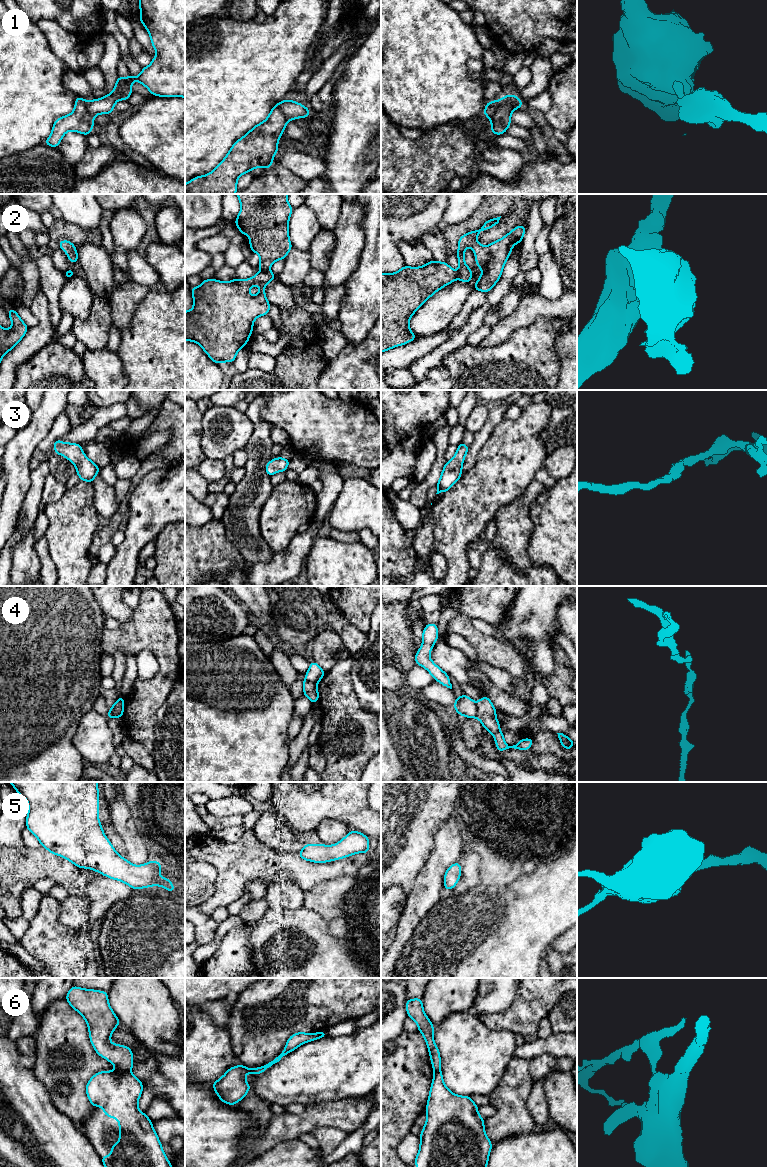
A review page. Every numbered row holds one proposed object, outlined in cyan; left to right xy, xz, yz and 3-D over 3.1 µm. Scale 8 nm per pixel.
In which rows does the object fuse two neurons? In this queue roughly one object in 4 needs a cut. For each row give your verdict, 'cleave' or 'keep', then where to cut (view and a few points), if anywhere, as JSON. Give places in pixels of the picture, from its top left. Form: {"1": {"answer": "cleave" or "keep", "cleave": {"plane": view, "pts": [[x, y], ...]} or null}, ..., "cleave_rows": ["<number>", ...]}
{"1": {"answer": "cleave", "cleave": {"plane": "yz", "pts": [[496, 101], [496, 111], [490, 118]]}}, "2": {"answer": "cleave", "cleave": {"plane": "xz", "pts": [[261, 269], [268, 270]]}}, "3": {"answer": "keep", "cleave": null}, "4": {"answer": "cleave", "cleave": {"plane": "yz", "pts": [[477, 703], [477, 714], [475, 716]]}}, "5": {"answer": "keep", "cleave": null}, "6": {"answer": "cleave", "cleave": {"plane": "xy", "pts": [[117, 1069], [129, 1072]]}}, "cleave_rows": ["1", "2", "4", "6"]}

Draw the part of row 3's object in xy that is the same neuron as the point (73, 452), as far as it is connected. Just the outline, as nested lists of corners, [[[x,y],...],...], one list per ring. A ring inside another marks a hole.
[[[60,438],[53,442],[54,454],[63,455],[76,466],[79,479],[93,484],[93,480],[100,472],[100,468],[84,455],[80,444],[61,442]]]

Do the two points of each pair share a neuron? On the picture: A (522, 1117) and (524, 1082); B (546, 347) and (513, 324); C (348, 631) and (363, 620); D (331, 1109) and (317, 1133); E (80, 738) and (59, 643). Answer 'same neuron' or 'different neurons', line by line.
A: same neuron
B: different neurons
C: different neurons
D: different neurons
E: different neurons

